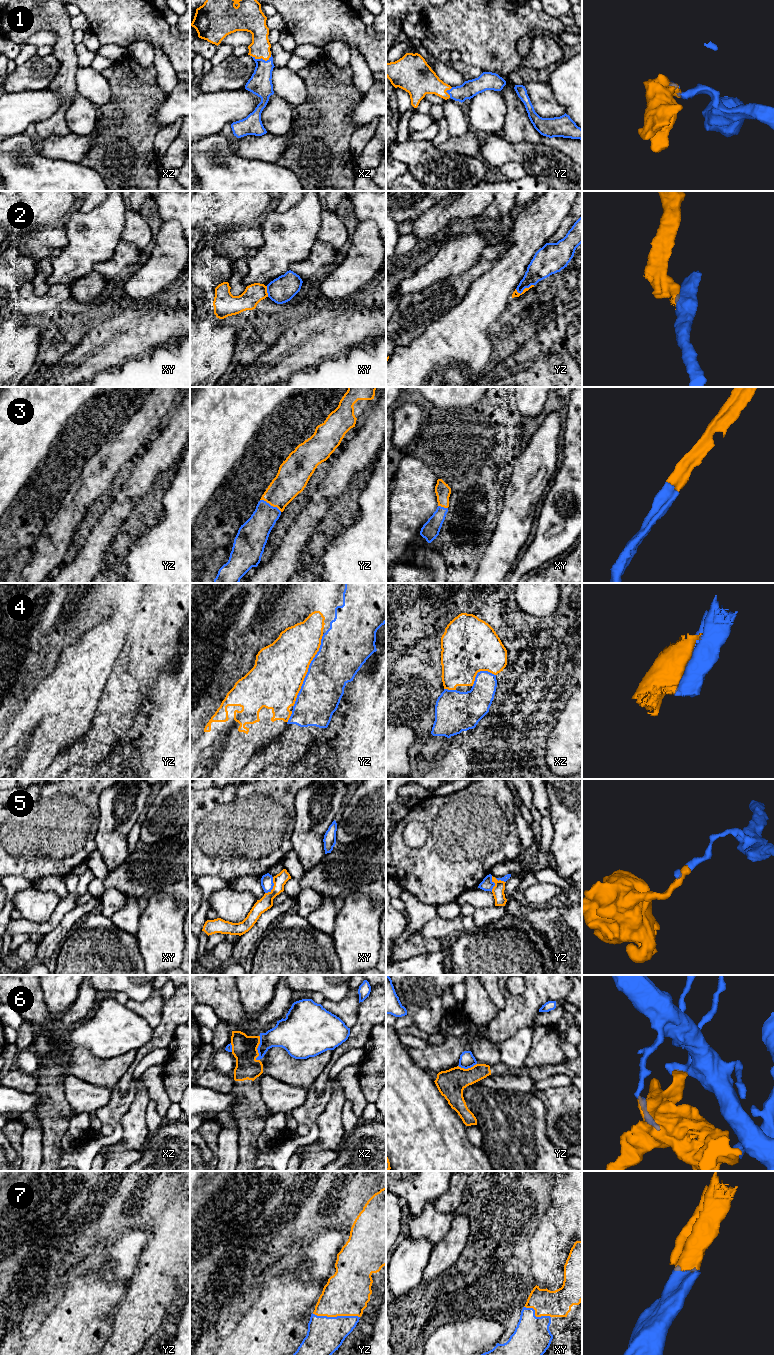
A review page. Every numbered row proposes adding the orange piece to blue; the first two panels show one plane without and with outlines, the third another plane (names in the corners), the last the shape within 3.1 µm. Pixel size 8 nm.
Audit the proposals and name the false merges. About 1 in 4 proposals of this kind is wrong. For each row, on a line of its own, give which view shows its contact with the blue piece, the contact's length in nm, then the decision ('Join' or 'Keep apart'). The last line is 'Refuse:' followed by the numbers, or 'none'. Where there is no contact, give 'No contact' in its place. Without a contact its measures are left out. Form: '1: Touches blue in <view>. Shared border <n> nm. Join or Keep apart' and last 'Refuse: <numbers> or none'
1: Touches blue in xz. Shared border 170 nm. Join
2: Touches blue in yz. Shared border 160 nm. Keep apart
3: Touches blue in yz. Shared border 200 nm. Join
4: Touches blue in yz. Shared border 650 nm. Keep apart
5: Touches blue in xy. Shared border 150 nm. Keep apart
6: Touches blue in xz. Shared border 200 nm. Keep apart
7: Touches blue in yz. Shared border 380 nm. Join
Refuse: 2, 4, 5, 6

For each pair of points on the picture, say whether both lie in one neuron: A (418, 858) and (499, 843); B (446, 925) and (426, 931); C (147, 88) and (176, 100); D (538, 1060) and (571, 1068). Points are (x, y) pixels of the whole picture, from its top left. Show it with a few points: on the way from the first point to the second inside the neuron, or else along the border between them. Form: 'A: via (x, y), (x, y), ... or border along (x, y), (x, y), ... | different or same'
A: via (439, 862), (480, 862) | same
B: via (441, 928), (431, 929) | same
C: border along (164, 98), (157, 106), (153, 119) | different
D: border along (568, 1059), (556, 1064), (533, 1067) | different

